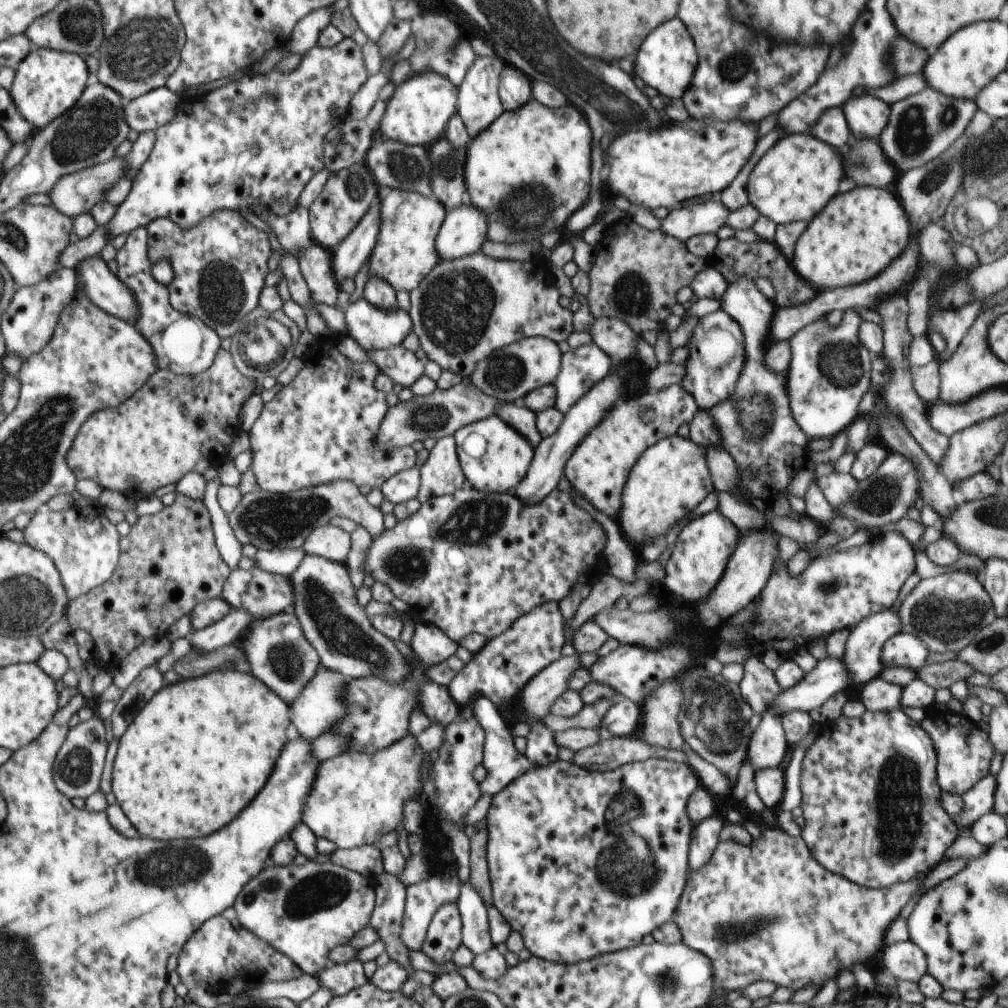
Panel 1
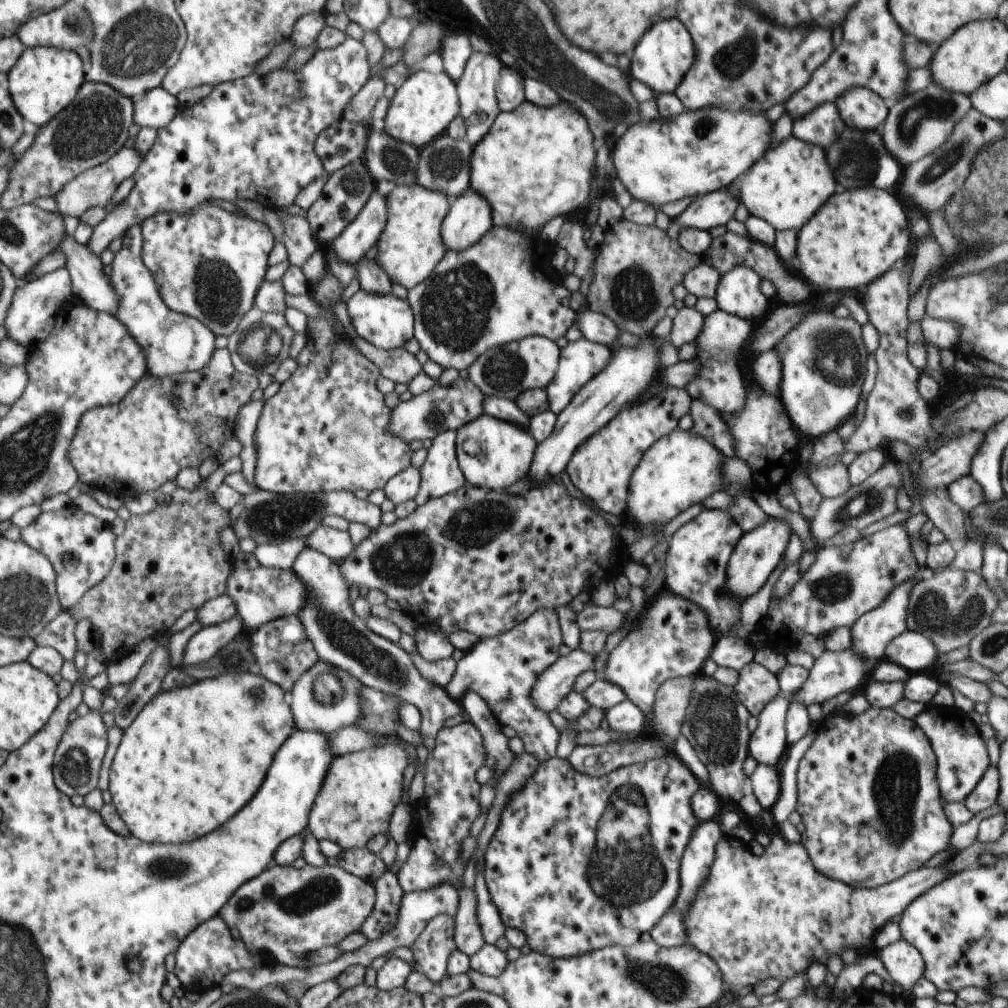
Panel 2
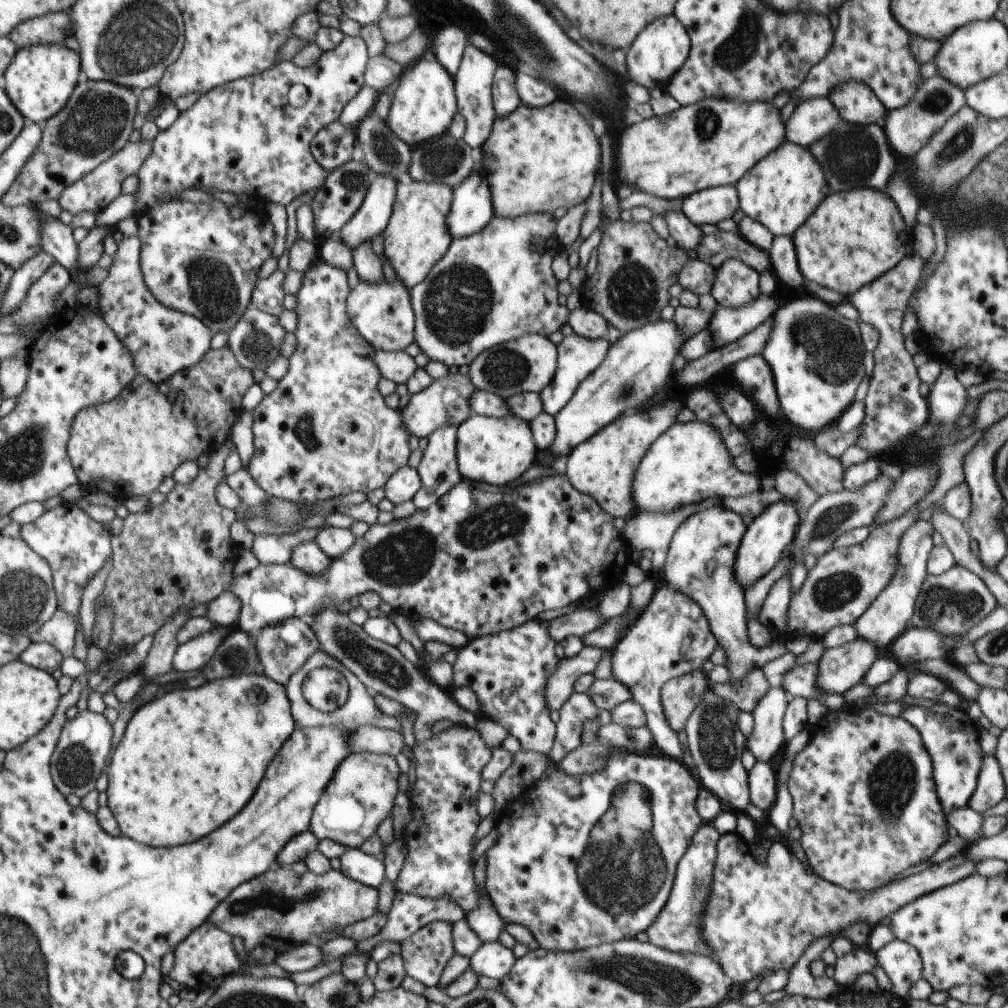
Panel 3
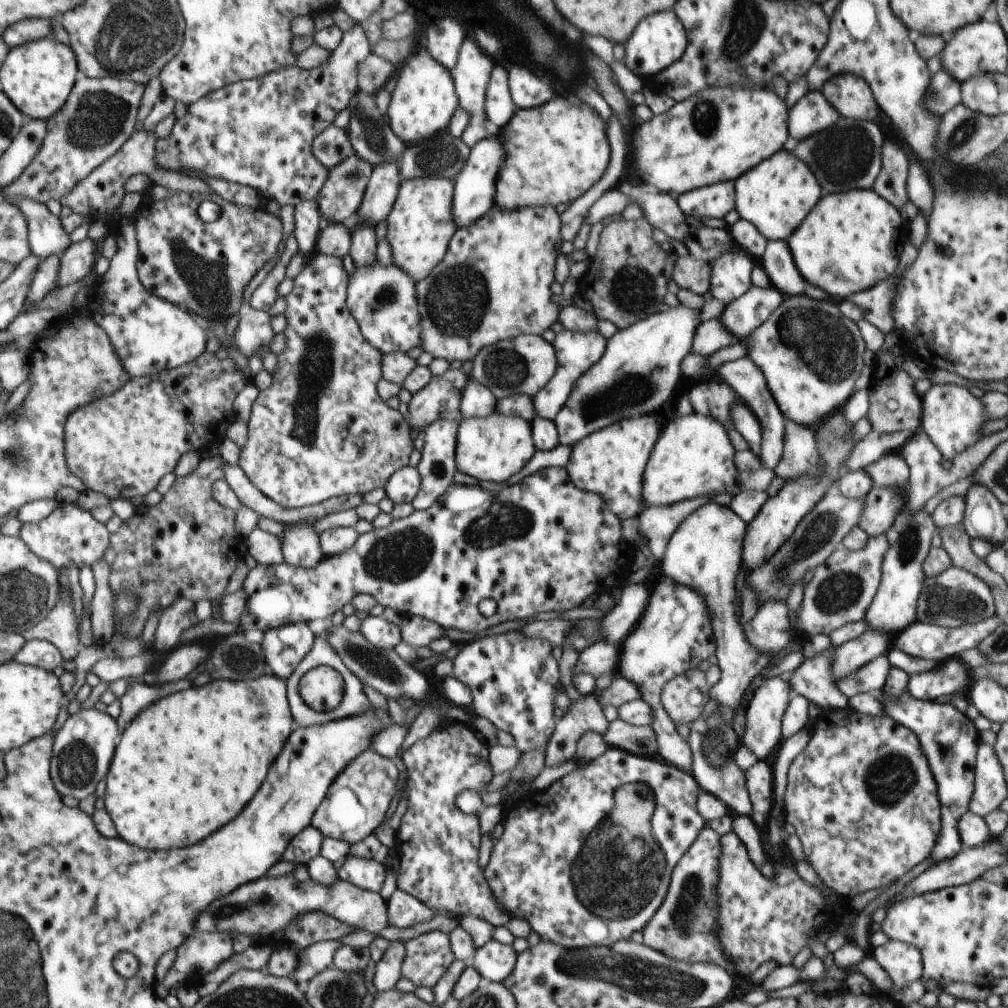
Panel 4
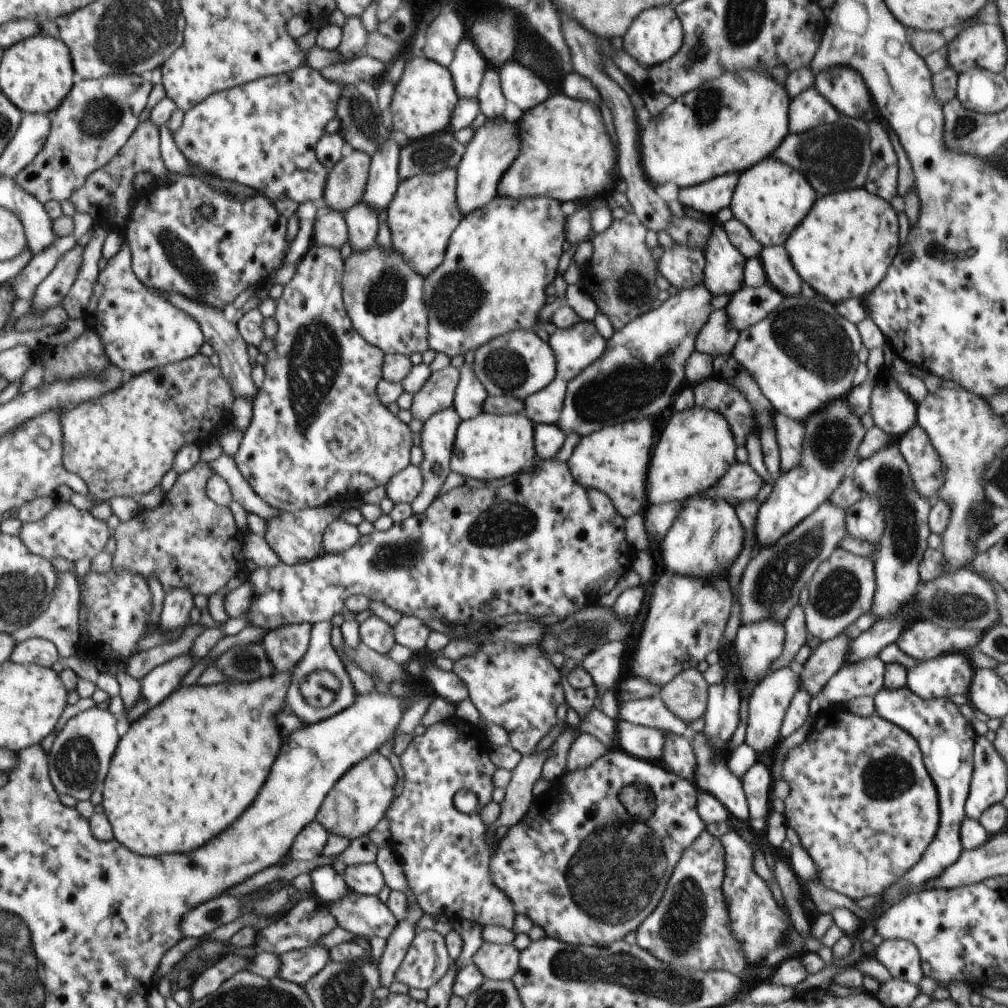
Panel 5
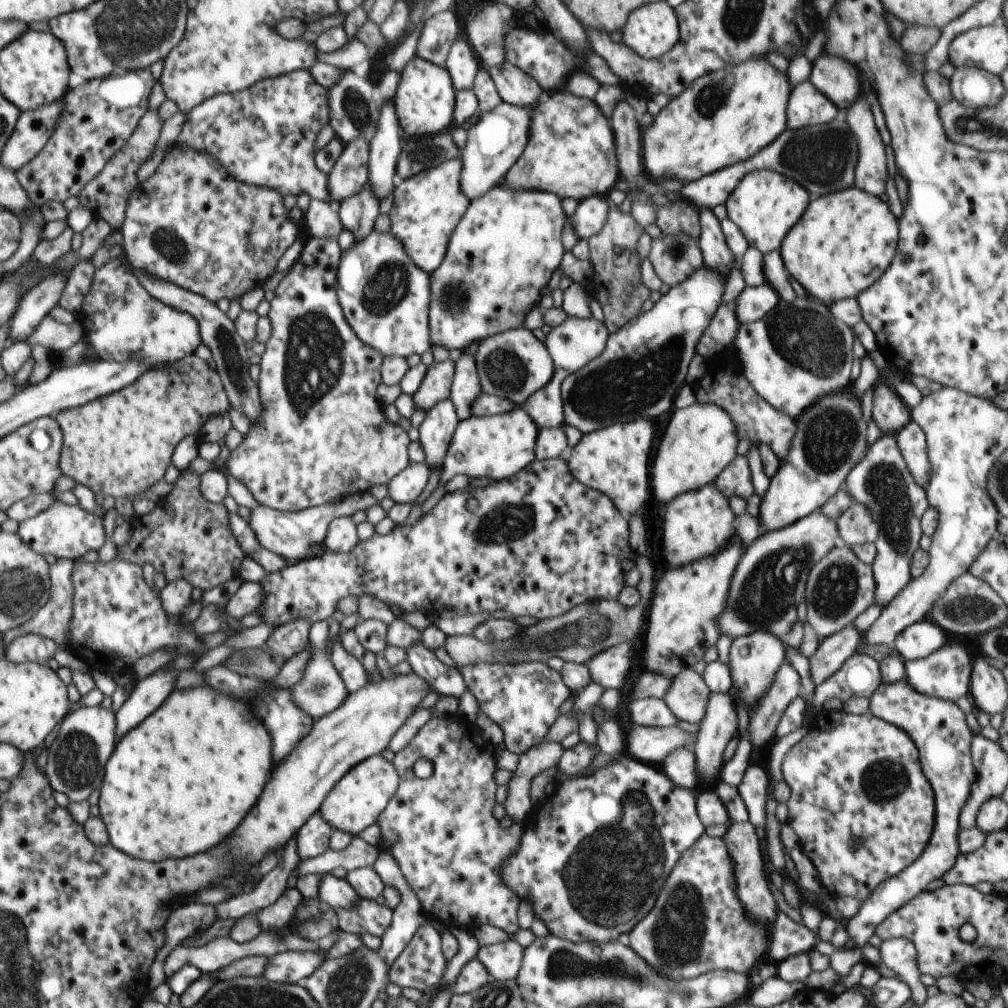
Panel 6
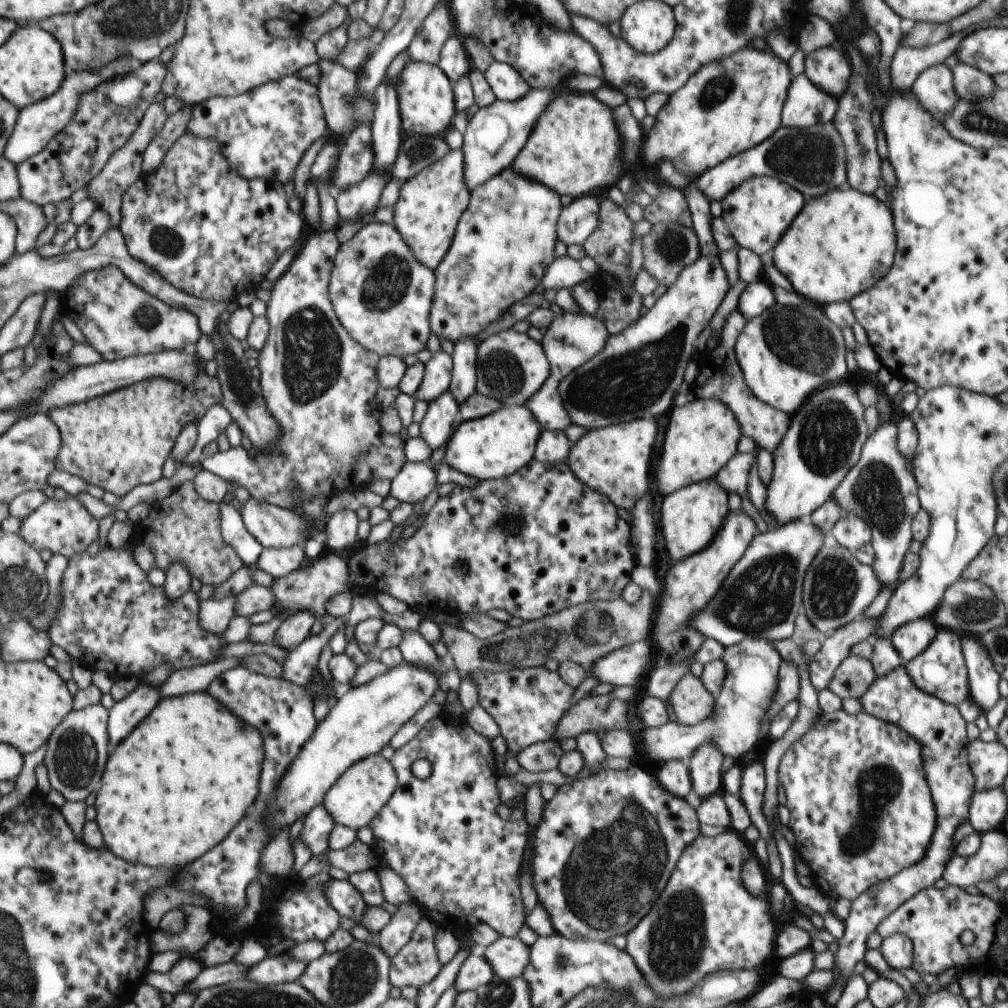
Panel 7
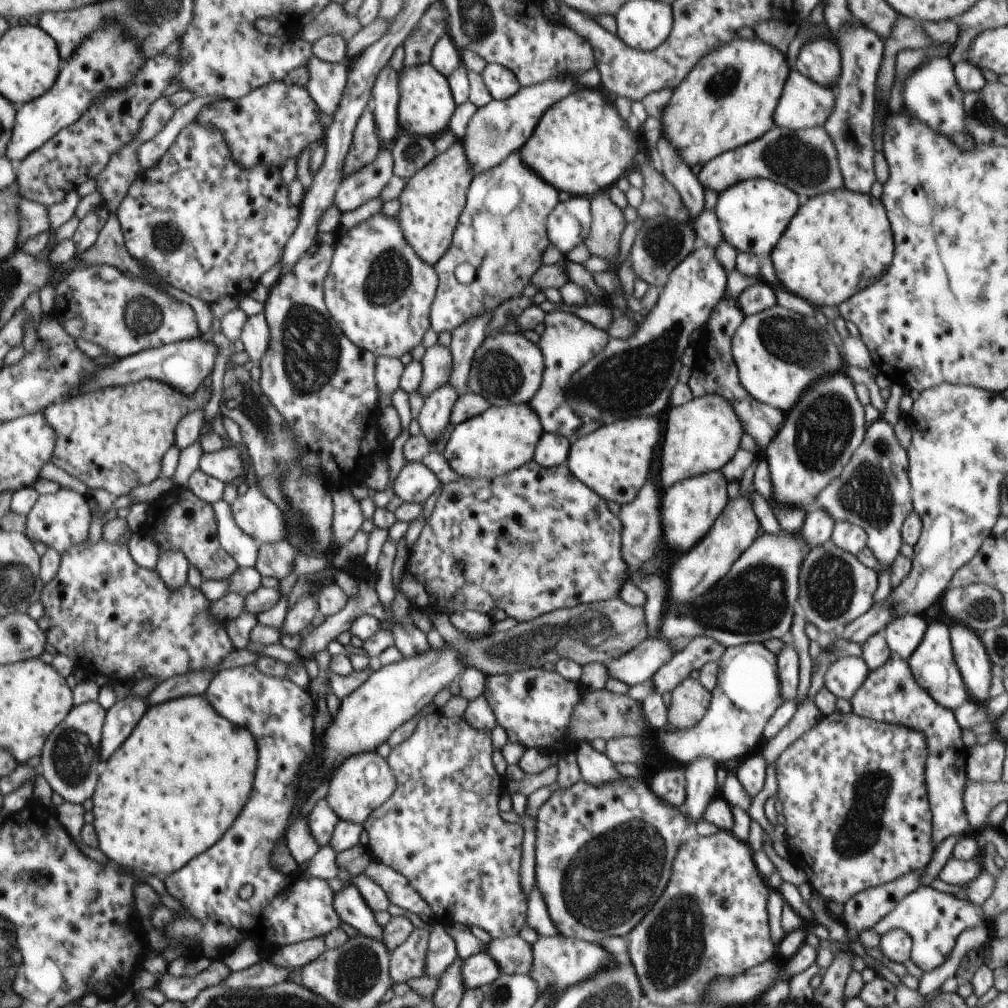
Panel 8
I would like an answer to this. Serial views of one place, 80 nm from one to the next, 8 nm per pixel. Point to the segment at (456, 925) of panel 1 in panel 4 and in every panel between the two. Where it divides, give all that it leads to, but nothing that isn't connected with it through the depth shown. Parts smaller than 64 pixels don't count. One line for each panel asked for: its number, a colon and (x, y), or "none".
2: (432, 949)
3: (425, 954)
4: (427, 957)

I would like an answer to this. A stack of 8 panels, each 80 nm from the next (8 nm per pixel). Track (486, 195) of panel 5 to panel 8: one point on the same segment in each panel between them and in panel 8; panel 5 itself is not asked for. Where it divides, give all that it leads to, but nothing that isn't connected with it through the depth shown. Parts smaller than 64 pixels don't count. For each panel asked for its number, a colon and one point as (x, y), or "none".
6: (495, 140)
7: (495, 135)
8: (500, 128)

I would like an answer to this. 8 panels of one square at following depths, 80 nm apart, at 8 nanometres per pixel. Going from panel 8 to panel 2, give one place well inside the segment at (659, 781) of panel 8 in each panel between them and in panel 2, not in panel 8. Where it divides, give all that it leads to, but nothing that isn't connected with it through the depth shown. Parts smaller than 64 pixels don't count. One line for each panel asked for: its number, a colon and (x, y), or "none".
2: (673, 639)
3: (671, 637)
4: (675, 634)
5: (678, 756)
6: (680, 766)
7: (674, 775)

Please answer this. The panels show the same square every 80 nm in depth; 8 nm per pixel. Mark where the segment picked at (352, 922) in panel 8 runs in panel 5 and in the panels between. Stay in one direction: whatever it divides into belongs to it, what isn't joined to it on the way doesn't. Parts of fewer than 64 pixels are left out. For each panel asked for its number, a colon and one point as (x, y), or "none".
5: (328, 886)
6: (333, 892)
7: (341, 894)

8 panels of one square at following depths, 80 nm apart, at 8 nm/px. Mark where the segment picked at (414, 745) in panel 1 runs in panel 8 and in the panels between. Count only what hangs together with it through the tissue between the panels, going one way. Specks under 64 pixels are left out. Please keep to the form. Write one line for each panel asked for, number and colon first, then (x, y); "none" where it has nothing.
2: (359, 792)
3: (361, 793)
4: (356, 803)
5: (360, 799)
6: (360, 796)
7: (359, 794)
8: (361, 784)

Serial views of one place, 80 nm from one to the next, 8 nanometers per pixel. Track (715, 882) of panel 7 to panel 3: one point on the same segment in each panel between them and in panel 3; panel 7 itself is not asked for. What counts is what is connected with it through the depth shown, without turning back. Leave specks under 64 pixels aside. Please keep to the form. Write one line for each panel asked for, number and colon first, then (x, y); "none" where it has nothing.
3: (676, 929)
4: (683, 928)
5: (689, 929)
6: (698, 924)

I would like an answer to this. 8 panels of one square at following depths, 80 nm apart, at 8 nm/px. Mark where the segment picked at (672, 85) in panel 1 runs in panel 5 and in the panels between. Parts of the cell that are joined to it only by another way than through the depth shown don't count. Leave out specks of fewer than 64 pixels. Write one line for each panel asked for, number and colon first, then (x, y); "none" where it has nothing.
2: (662, 58)
3: (658, 53)
4: (659, 41)
5: (657, 36)

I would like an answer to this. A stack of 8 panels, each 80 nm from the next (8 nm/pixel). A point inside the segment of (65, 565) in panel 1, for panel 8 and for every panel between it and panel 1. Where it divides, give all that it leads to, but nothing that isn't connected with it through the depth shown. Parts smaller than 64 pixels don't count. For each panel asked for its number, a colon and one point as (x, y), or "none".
2: (82, 547)
3: (76, 546)
4: (69, 536)
5: (67, 532)
6: (68, 531)
7: (66, 527)
8: (61, 521)

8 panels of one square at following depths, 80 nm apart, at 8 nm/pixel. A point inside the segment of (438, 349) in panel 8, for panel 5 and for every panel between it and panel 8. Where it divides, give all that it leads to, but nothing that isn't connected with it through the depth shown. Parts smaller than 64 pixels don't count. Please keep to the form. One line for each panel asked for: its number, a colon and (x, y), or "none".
5: (438, 393)
6: (436, 386)
7: (437, 377)

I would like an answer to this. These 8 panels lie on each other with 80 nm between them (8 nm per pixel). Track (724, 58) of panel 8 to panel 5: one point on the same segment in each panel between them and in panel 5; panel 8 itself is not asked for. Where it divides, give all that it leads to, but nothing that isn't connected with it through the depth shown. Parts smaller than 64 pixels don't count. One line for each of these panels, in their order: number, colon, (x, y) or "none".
5: (724, 127)
6: (723, 118)
7: (729, 106)

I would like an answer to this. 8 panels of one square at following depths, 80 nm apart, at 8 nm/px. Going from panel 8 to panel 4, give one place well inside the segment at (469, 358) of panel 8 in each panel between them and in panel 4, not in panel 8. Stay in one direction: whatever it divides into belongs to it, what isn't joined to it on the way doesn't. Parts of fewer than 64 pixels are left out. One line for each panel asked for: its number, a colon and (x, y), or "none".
4: (476, 400)
5: (470, 394)
6: (466, 387)
7: (463, 383)

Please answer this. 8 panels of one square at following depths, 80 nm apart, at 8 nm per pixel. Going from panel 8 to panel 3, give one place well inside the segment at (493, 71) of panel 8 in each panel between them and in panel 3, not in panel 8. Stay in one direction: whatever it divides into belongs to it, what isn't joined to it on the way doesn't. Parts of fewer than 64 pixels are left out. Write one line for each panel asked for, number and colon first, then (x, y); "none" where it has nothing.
3: (534, 92)
4: (528, 91)
5: (525, 88)
6: (515, 87)
7: (506, 83)

